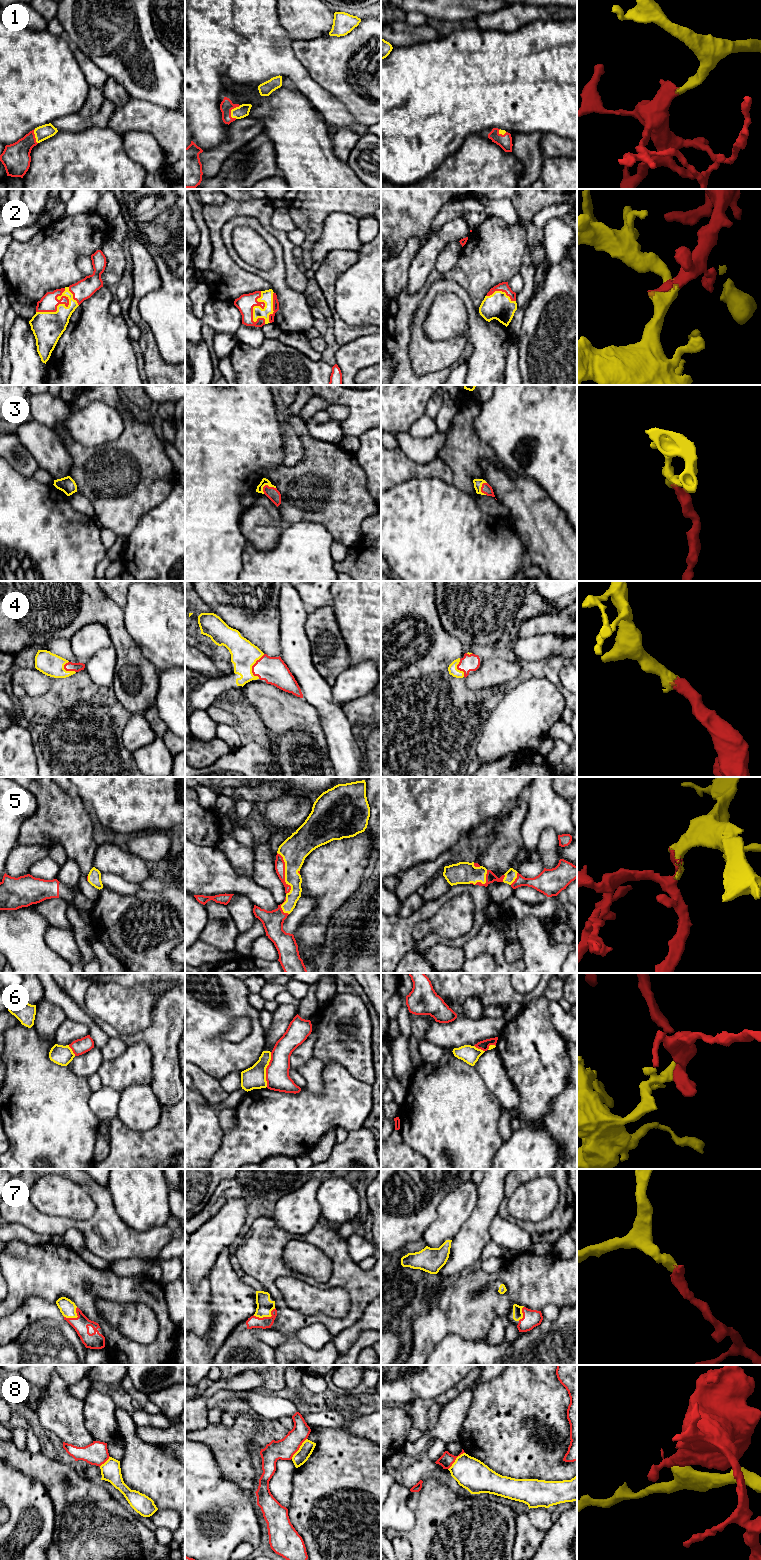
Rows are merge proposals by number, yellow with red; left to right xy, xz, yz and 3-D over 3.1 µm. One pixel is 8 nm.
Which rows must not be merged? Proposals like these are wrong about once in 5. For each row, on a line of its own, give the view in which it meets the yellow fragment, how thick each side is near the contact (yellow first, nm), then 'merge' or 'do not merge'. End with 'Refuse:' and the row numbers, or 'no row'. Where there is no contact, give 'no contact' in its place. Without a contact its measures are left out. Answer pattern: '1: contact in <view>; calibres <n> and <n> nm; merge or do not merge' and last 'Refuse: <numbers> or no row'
1: contact in xz; calibres 100 and 100 nm; merge
2: contact in xy; calibres 240 and 140 nm; merge
3: contact in xz; calibres 50 and 100 nm; merge
4: contact in xz; calibres 220 and 220 nm; merge
5: contact in xz; calibres 220 and 80 nm; merge
6: contact in xz; calibres 180 and 190 nm; do not merge
7: contact in xz; calibres 130 and 100 nm; merge
8: contact in xz; calibres 110 and 170 nm; do not merge
Refuse: 6, 8

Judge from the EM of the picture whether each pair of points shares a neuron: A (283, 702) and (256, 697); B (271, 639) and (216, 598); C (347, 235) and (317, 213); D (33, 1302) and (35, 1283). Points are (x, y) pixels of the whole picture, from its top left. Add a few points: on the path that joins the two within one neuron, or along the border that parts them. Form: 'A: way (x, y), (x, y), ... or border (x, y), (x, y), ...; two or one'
A: way (276, 702), (270, 702), (263, 697); one
B: way (257, 625), (238, 608), (229, 606); one
C: border (348, 213), (332, 212), (325, 219), (317, 241); two
D: border (55, 1302), (27, 1296), (15, 1309); two

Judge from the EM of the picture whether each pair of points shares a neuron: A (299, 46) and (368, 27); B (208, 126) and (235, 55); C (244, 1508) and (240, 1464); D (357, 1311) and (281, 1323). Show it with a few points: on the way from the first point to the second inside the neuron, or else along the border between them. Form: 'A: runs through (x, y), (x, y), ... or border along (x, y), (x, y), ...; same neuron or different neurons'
A: runs through (316, 47), (348, 47), (351, 44); same neuron
B: runs through (208, 108), (208, 82), (217, 73); same neuron
C: border along (222, 1475), (242, 1488), (254, 1492); different neurons
D: runs through (338, 1324), (327, 1324), (317, 1320), (300, 1322); same neuron

